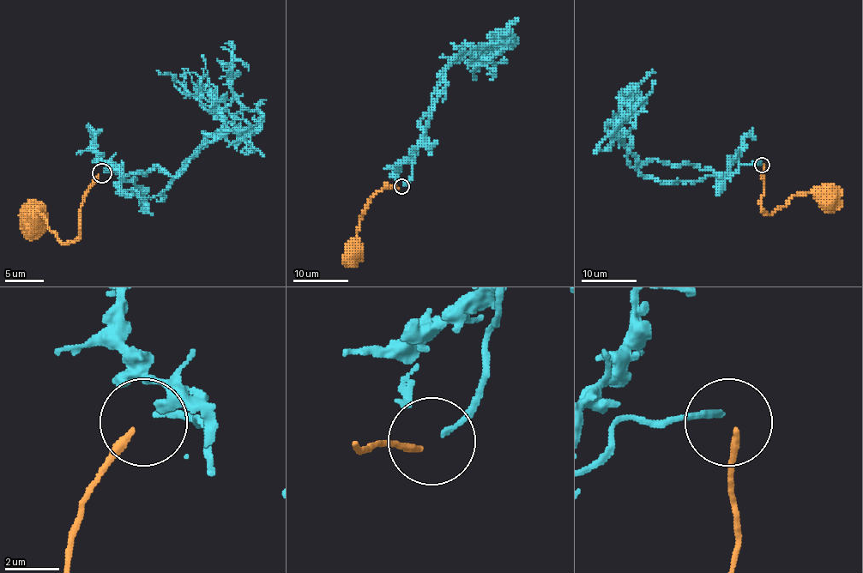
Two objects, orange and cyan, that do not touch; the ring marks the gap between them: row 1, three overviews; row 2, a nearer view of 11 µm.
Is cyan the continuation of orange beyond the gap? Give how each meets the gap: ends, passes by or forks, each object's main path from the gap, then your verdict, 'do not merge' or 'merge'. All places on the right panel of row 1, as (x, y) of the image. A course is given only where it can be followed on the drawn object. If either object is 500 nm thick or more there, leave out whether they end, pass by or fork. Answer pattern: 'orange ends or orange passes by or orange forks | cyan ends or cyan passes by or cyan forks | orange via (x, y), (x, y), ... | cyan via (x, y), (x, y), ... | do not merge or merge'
orange ends | cyan ends | orange via (763, 165), (760, 207), (769, 214), (782, 207), (793, 196), (823, 191) | cyan via (760, 164), (740, 164), (731, 175), (695, 182), (645, 177), (621, 141), (619, 126), (630, 95), (655, 72) | do not merge

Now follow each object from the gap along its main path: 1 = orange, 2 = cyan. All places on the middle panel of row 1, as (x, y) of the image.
1: (399, 187), (386, 187), (386, 184), (375, 193), (360, 218), (356, 240), (350, 247)
2: (403, 184), (445, 69), (489, 44), (502, 50), (493, 55), (497, 73), (489, 80)

